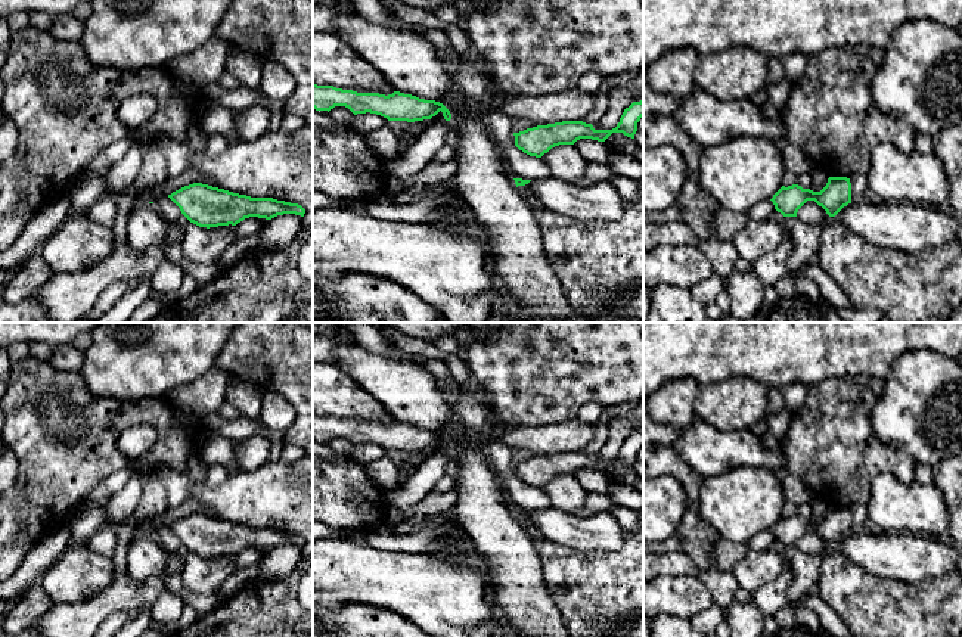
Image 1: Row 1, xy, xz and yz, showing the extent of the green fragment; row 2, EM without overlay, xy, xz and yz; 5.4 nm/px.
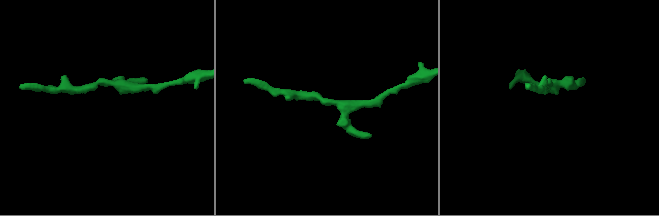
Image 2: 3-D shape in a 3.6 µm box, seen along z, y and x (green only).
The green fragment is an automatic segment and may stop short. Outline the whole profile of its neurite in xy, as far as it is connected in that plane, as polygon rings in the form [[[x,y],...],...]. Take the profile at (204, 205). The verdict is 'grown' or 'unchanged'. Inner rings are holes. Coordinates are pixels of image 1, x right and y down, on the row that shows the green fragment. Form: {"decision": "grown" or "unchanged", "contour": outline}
{"decision": "unchanged", "contour": [[[202,183],[184,186],[168,198],[181,214],[199,227],[236,226],[249,217],[271,220],[283,214],[304,217],[305,209],[298,203],[273,198],[251,198]]]}

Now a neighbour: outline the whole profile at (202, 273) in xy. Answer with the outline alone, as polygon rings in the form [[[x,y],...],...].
[[[181,242],[174,243],[165,249],[167,260],[179,264],[186,274],[190,274],[199,288],[211,283],[220,273],[220,268],[215,264],[195,264],[189,262],[183,255]]]

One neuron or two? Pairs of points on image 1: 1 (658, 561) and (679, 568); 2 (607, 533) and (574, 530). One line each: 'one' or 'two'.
1: one
2: one

